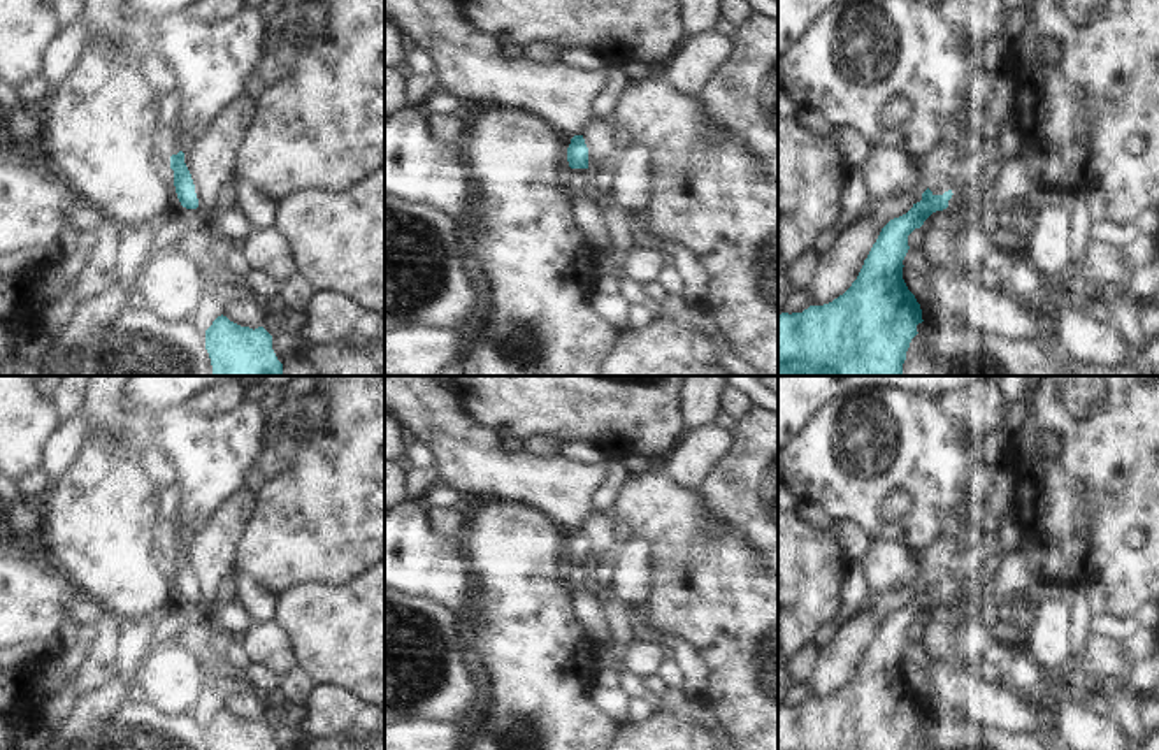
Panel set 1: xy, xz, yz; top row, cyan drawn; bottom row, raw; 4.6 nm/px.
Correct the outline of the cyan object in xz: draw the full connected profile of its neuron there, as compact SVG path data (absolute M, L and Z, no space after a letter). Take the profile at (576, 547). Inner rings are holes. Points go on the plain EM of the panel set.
M574 529L567 541L567 555L571 562L588 562L588 541L583 529Z

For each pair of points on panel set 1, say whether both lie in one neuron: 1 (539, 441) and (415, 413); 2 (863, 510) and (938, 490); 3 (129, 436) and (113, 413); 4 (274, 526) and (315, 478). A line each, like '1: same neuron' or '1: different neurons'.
1: different neurons
2: same neuron
3: same neuron
4: same neuron

